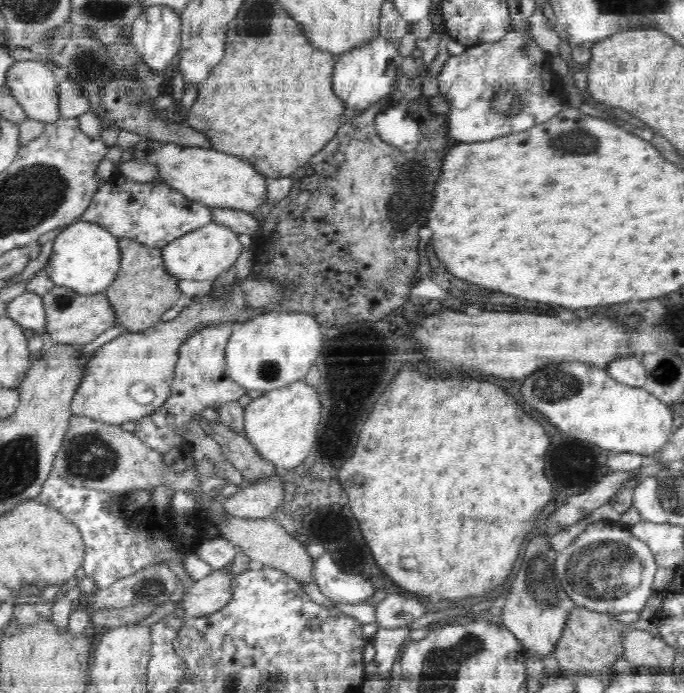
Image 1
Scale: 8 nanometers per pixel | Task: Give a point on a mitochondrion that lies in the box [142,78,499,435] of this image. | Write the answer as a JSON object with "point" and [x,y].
{"point":[408,199]}

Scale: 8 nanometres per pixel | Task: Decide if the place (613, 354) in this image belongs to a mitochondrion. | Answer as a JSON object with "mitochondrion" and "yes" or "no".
{"mitochondrion":"no"}

